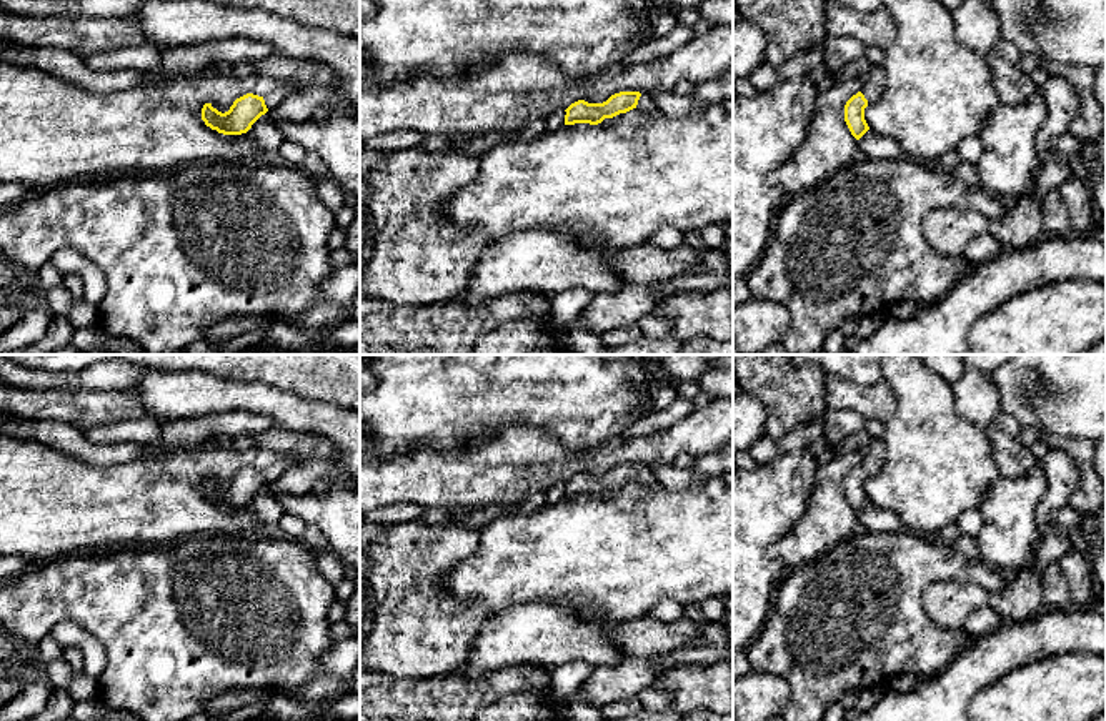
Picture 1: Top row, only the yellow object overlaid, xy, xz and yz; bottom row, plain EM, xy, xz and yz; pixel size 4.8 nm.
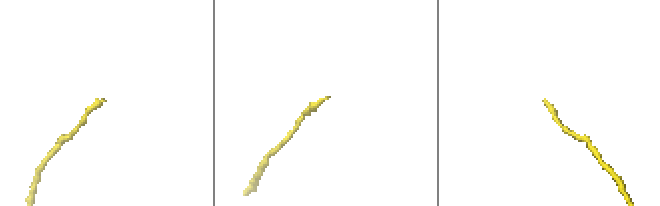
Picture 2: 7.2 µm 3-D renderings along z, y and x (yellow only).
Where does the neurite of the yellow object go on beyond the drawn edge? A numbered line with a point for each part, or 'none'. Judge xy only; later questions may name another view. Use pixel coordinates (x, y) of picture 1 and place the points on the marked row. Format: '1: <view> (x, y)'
1: xy (290, 74)

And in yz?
1: yz (873, 85)

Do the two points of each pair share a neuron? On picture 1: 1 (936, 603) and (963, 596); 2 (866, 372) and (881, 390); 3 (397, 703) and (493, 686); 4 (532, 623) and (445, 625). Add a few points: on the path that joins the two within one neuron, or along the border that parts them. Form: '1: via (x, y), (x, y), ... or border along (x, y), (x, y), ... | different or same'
1: via (943, 603), (956, 600) | same
2: border along (838, 377), (860, 385), (875, 385), (881, 380) | different
3: via (420, 703), (450, 703), (457, 698), (470, 696) | same
4: border along (492, 615), (472, 641), (472, 651), (467, 660) | different

